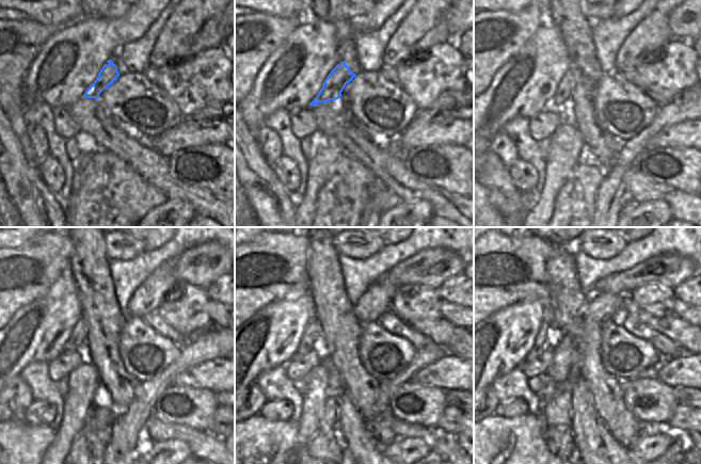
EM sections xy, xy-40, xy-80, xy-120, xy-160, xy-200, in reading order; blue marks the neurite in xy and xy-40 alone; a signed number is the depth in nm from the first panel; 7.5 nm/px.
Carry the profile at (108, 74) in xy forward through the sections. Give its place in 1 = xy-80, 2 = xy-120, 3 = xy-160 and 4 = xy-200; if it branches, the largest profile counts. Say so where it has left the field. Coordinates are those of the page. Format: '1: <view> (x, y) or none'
1: xy-80 (560, 101)
2: xy-120 (78, 340)
3: xy-160 (314, 337)
4: xy-200 (546, 338)

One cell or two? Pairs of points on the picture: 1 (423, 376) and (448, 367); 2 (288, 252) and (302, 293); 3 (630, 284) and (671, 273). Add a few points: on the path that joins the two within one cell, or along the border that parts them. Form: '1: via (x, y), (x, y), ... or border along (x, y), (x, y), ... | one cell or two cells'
1: via (429, 376), (442, 373) | one cell
2: border along (306, 281), (295, 285), (280, 300) | two cells
3: via (640, 276), (660, 276) | one cell

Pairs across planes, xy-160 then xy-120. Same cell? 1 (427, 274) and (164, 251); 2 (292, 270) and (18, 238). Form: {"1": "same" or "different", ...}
{"1": "different", "2": "different"}

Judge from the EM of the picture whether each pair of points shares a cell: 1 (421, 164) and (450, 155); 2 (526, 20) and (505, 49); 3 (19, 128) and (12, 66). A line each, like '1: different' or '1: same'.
1: same
2: same
3: same

